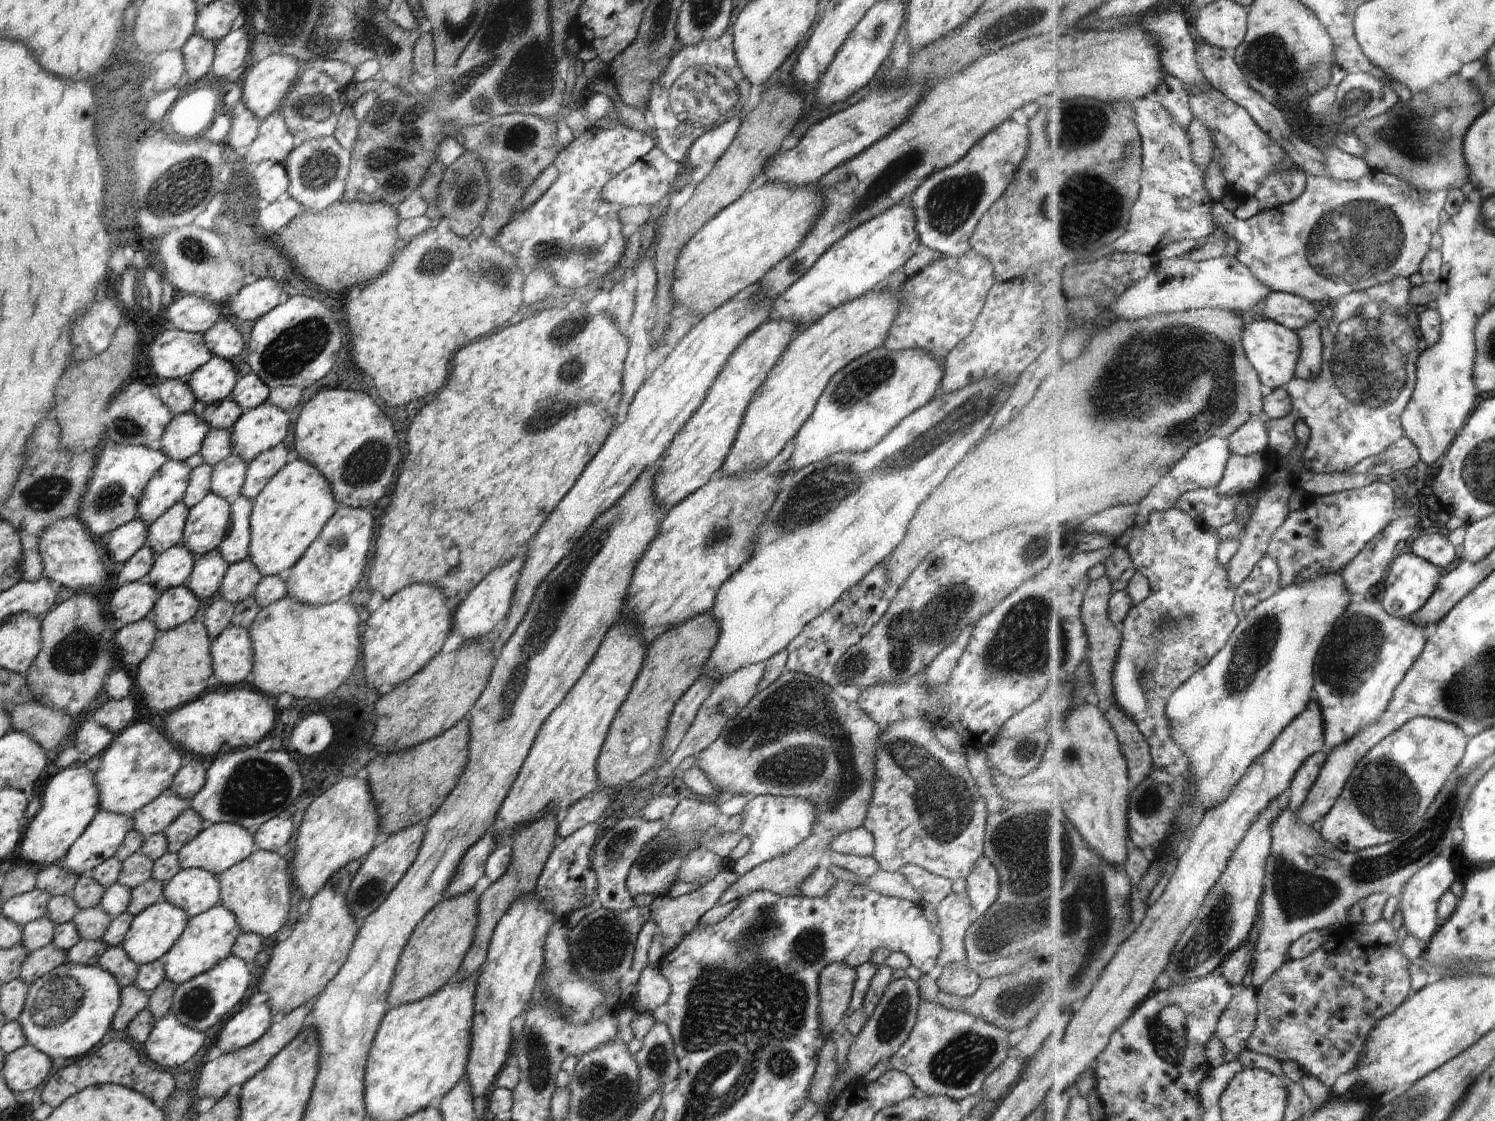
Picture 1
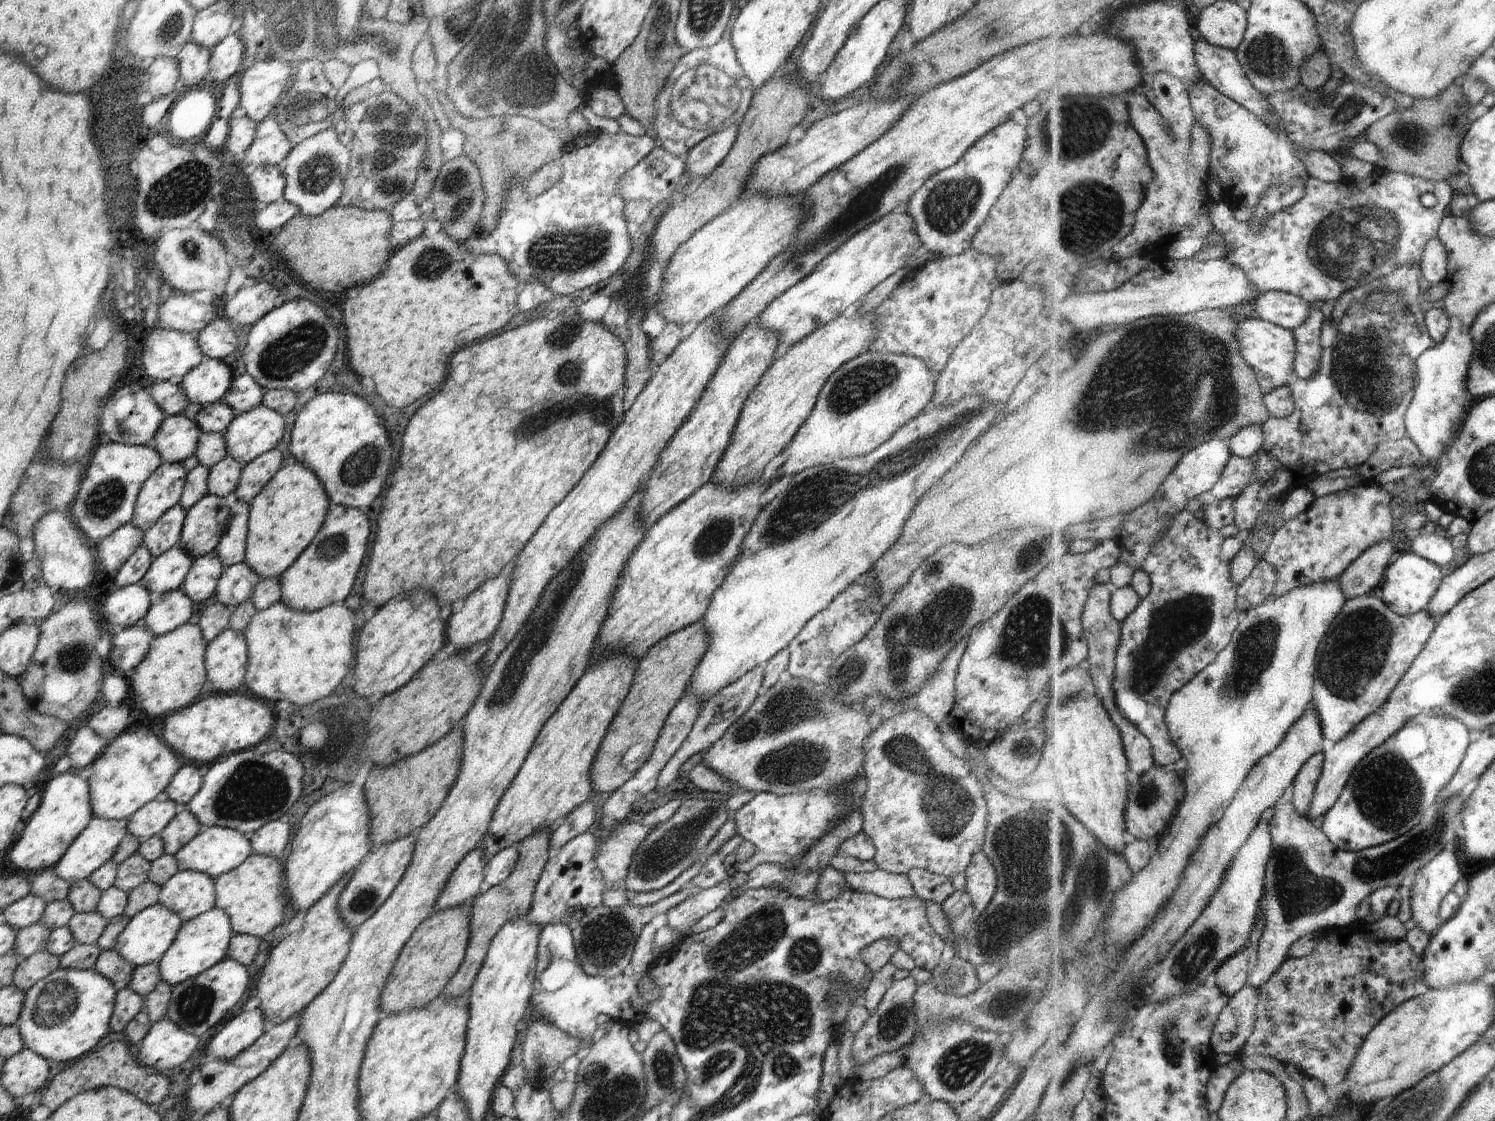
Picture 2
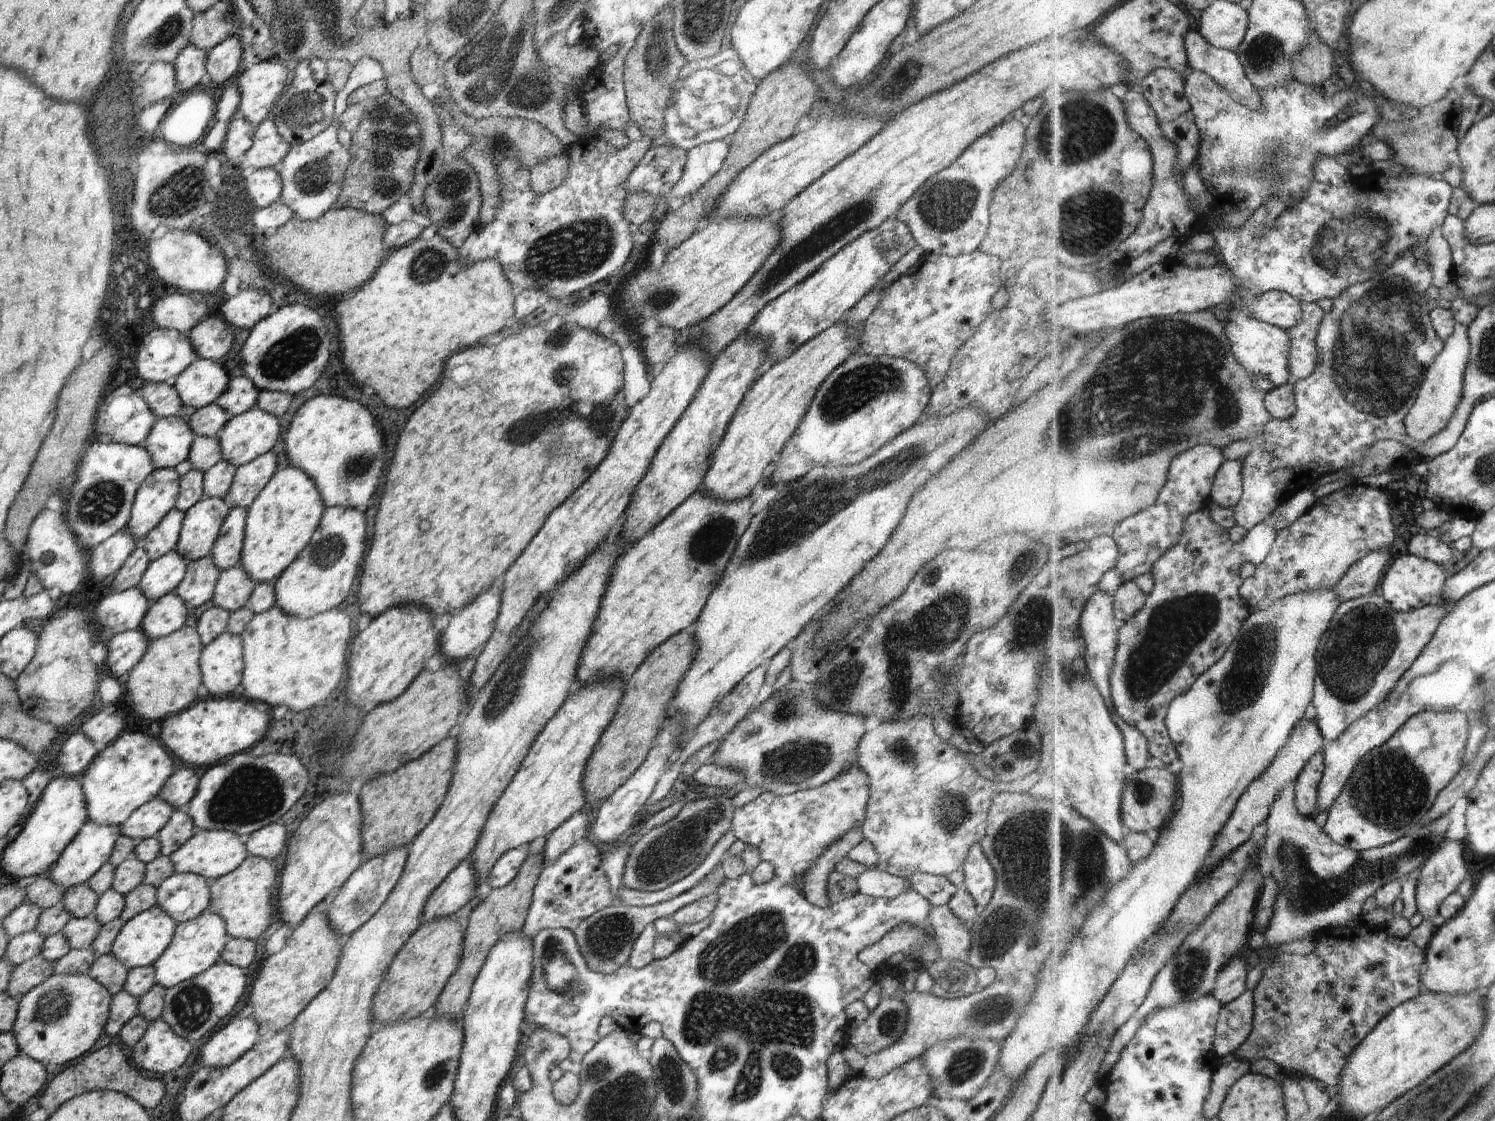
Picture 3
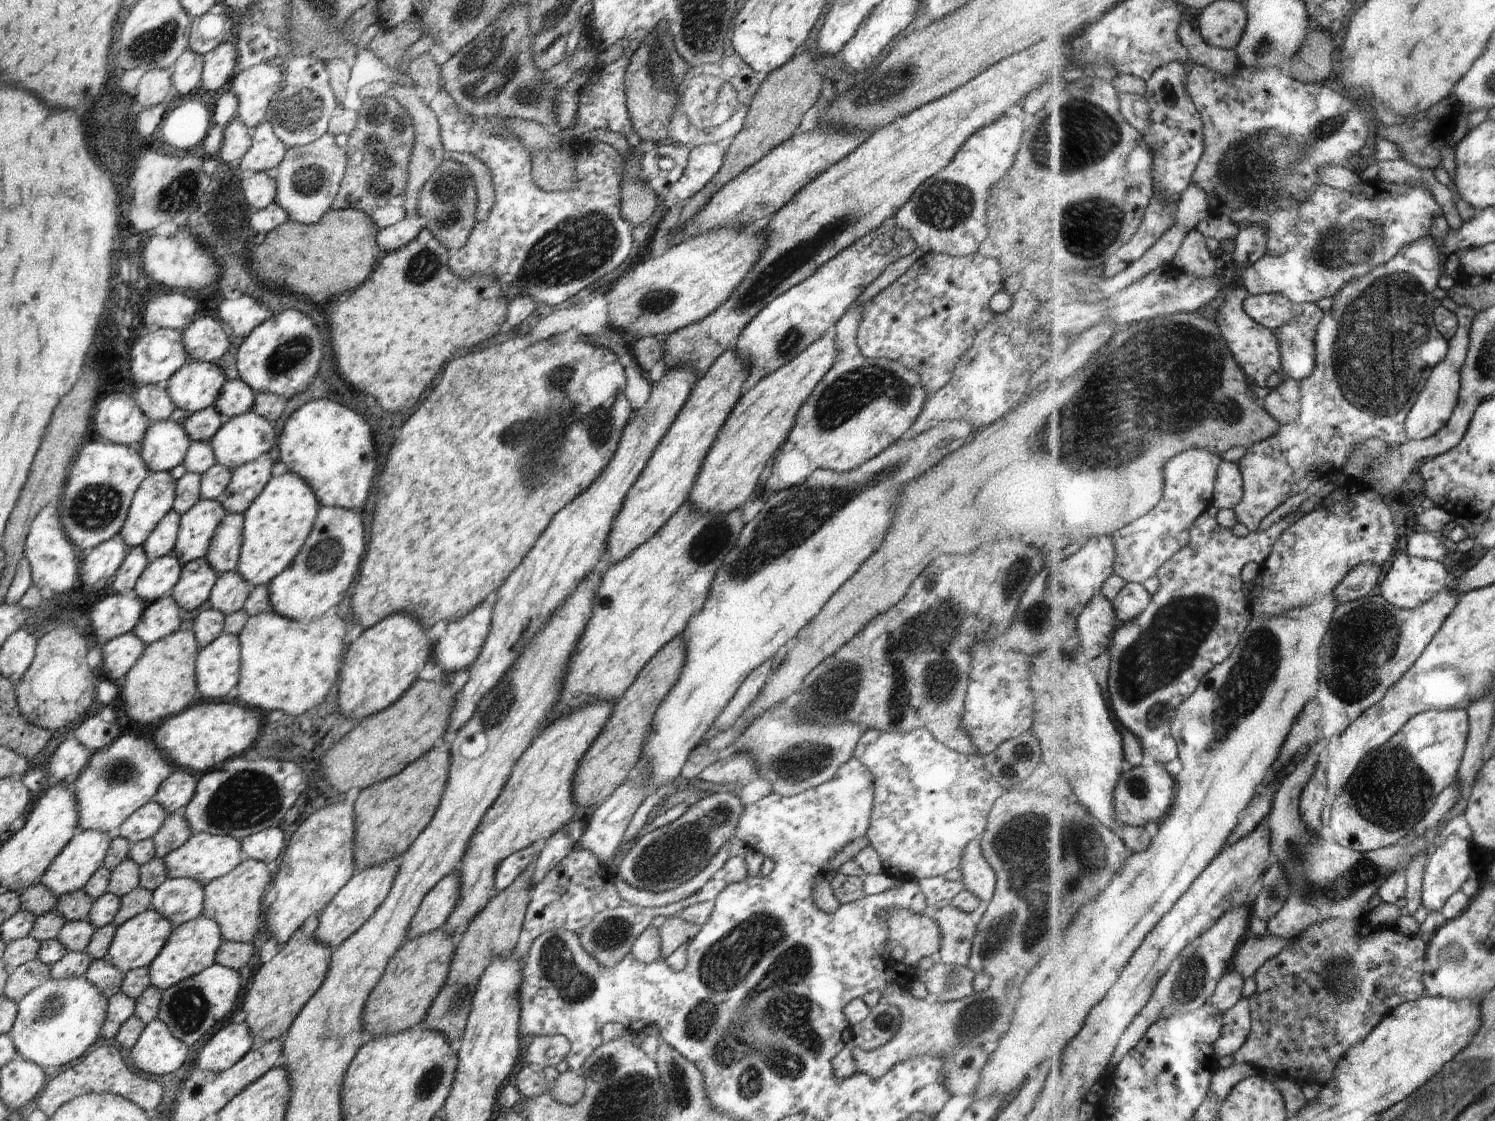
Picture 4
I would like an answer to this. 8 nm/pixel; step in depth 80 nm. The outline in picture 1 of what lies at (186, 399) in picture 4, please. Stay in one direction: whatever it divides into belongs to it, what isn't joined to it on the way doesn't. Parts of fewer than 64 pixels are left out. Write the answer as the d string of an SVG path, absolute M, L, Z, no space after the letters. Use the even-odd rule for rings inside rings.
M213 356L185 381L195 400L209 405L228 398L240 376L236 366L229 360Z

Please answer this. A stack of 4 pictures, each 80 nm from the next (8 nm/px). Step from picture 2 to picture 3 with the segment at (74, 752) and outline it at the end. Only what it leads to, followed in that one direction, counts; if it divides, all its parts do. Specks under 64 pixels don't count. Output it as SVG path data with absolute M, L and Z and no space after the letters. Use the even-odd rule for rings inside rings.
M82 733L70 735L69 738L62 744L56 762L60 768L60 773L68 777L77 778L83 770L94 760L94 757L99 753L100 747L96 746L92 741L89 741Z

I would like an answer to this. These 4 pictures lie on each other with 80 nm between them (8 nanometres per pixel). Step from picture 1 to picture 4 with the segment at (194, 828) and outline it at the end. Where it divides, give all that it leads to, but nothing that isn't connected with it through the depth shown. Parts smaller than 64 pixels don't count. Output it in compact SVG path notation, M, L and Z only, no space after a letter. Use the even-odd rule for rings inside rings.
M170 813L151 838L154 841L155 856L164 859L168 853L181 847L192 835L193 830L180 815Z

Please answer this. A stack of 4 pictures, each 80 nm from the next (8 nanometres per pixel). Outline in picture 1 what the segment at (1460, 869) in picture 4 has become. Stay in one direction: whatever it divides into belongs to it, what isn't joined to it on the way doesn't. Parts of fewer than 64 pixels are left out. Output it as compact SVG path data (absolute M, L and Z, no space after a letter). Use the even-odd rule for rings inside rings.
M1448 853L1442 854L1438 859L1434 859L1427 867L1424 867L1410 883L1407 884L1406 890L1401 898L1401 906L1405 914L1405 924L1408 932L1418 937L1422 942L1429 944L1438 934L1442 927L1442 921L1439 917L1440 900L1450 891L1450 888L1456 884L1458 874L1456 868Z

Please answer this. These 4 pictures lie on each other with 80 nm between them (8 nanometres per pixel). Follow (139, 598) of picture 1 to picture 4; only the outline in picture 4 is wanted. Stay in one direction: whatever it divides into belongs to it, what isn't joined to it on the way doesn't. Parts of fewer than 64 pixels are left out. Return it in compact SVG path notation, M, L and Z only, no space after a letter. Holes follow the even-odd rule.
M134 592L110 594L92 607L89 618L92 632L101 644L130 633L145 607Z

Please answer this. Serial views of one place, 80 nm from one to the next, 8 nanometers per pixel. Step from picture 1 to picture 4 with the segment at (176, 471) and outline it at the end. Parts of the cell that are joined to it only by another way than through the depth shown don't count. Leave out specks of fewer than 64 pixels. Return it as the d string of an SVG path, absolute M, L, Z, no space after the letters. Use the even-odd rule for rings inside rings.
M150 472L137 488L119 532L130 548L141 546L162 517L173 508L176 481L169 472Z

